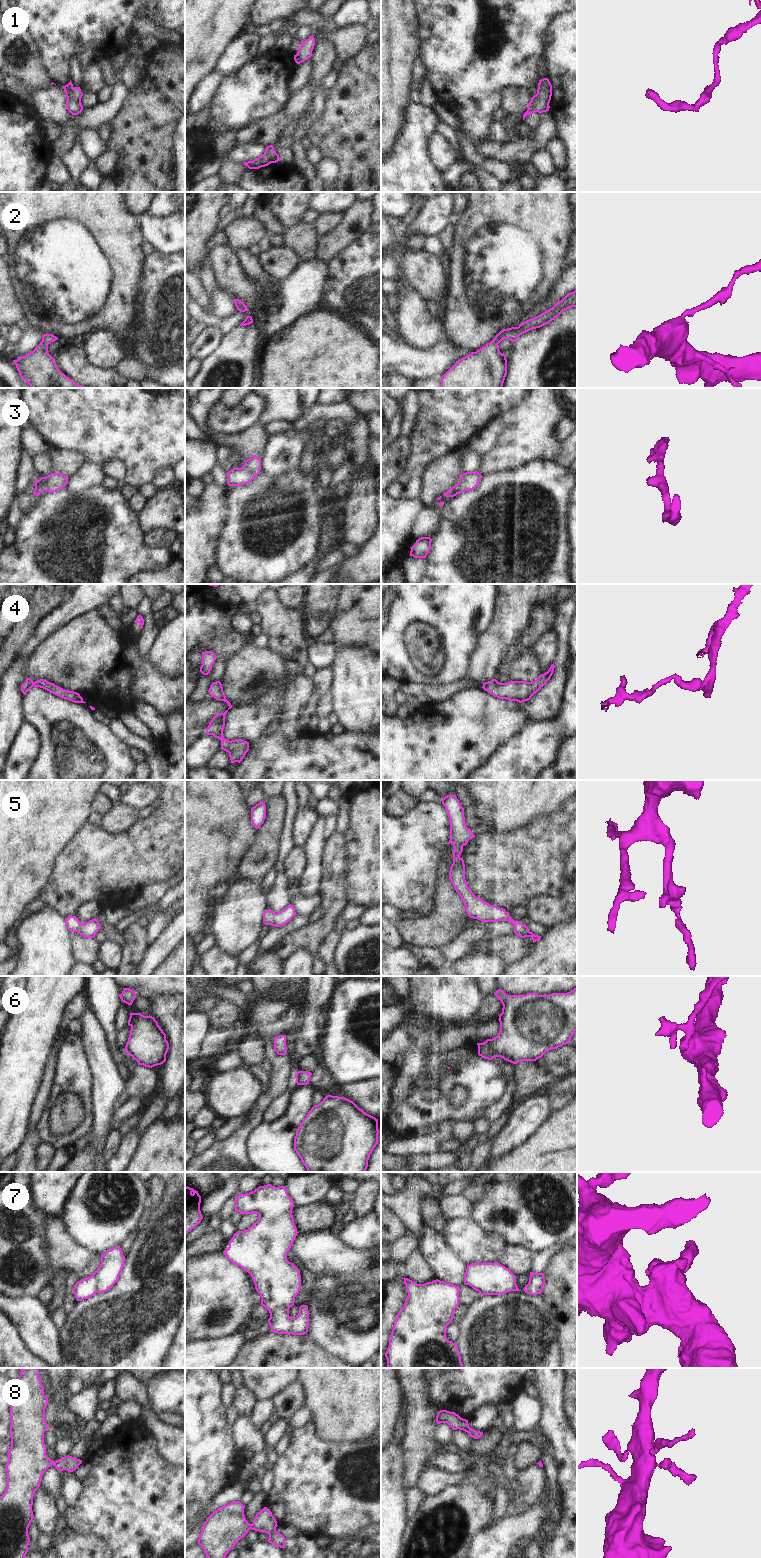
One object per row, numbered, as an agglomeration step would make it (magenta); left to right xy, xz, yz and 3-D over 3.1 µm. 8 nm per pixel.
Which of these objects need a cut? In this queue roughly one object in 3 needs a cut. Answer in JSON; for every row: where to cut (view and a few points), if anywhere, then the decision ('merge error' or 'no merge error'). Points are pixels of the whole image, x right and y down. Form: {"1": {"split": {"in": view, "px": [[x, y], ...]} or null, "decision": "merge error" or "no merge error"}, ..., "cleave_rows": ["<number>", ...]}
{"1": {"split": null, "decision": "no merge error"}, "2": {"split": null, "decision": "no merge error"}, "3": {"split": null, "decision": "no merge error"}, "4": {"split": null, "decision": "no merge error"}, "5": {"split": null, "decision": "no merge error"}, "6": {"split": null, "decision": "no merge error"}, "7": {"split": null, "decision": "no merge error"}, "8": {"split": null, "decision": "no merge error"}, "cleave_rows": []}

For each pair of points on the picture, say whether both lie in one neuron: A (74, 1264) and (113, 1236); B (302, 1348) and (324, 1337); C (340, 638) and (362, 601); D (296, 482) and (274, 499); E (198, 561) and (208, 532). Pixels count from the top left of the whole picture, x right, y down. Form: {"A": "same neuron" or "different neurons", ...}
{"A": "different neurons", "B": "different neurons", "C": "same neuron", "D": "same neuron", "E": "same neuron"}

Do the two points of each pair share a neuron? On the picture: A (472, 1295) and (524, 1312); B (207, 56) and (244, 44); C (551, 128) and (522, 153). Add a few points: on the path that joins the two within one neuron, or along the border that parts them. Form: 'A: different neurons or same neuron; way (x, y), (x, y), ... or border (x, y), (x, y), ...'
A: different neurons; border (481, 1295), (468, 1306)
B: different neurons; border (232, 41), (224, 50), (213, 70)
C: same neuron; way (544, 134), (529, 146)

